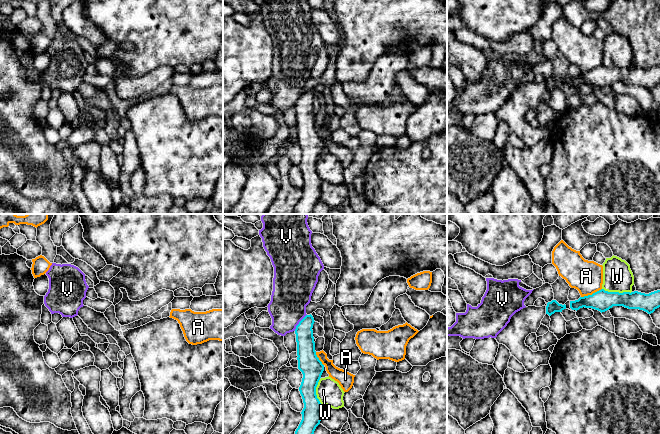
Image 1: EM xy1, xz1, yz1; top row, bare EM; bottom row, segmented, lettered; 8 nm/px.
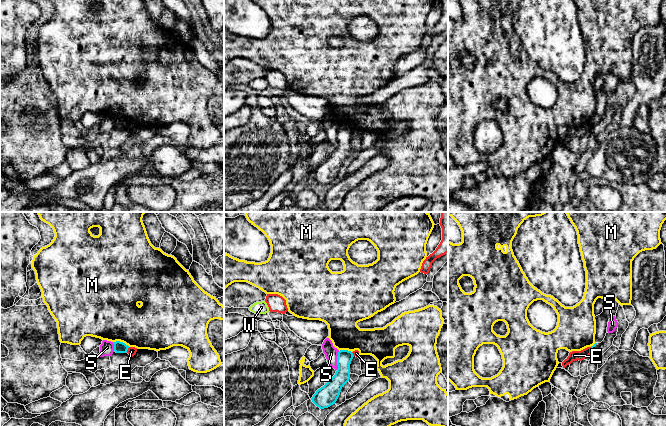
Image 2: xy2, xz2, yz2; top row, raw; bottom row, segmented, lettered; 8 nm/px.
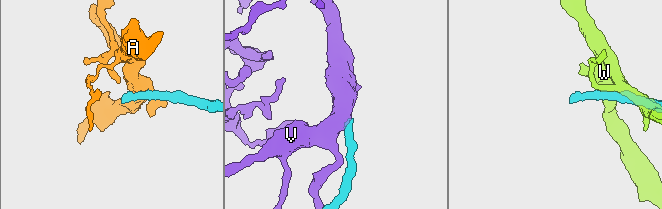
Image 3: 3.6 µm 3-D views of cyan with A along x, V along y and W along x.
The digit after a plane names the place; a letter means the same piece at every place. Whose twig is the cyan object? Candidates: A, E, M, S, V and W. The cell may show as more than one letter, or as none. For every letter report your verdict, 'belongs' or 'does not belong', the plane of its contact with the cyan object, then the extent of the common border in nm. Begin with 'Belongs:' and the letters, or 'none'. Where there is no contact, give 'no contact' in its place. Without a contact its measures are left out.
Belongs: none
A: does not belong; contact in yz1; length 180 nm
E: does not belong; contact in xy2; length 50 nm
M: does not belong; contact in xy2; length 140 nm
S: does not belong; contact in xz2; length 150 nm
V: does not belong; contact in xz1; length 170 nm
W: does not belong; contact in yz1; length 240 nm

